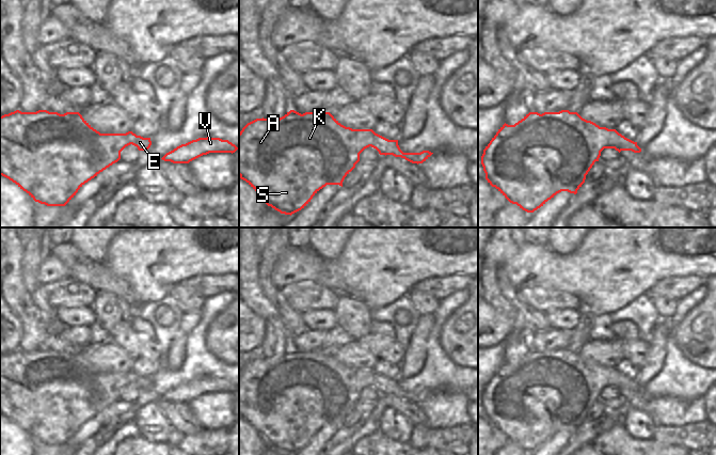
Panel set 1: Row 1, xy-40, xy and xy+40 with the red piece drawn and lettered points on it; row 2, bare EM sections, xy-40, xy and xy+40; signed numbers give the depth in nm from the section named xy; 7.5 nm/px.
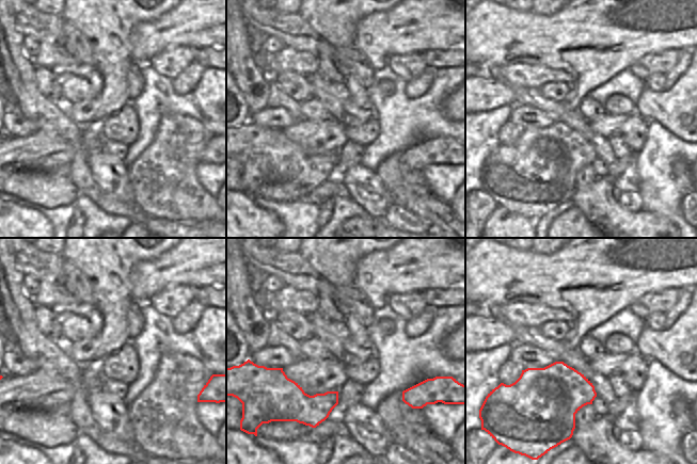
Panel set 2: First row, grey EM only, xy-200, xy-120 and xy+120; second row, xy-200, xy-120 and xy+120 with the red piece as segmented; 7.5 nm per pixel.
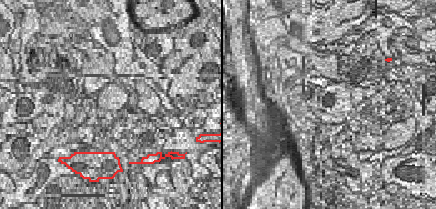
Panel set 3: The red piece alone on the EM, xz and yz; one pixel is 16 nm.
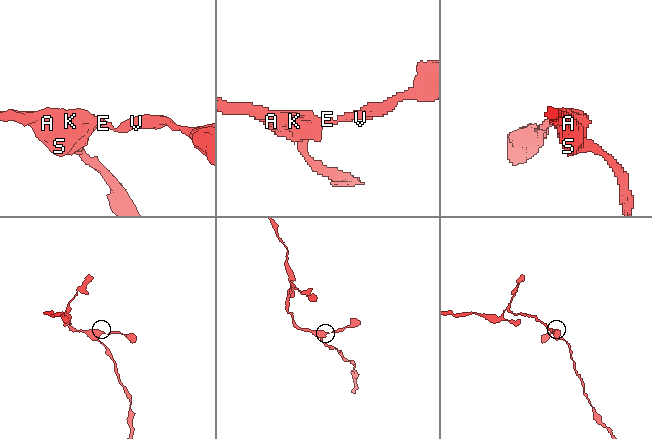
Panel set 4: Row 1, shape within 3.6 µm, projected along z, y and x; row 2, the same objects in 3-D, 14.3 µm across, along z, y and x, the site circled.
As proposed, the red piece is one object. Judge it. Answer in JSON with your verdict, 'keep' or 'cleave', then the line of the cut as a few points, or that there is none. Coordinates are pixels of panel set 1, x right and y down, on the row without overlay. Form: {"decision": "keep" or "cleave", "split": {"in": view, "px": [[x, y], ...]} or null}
{"decision": "keep", "split": null}

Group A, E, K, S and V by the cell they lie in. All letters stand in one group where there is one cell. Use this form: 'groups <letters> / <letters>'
groups A E K S V

